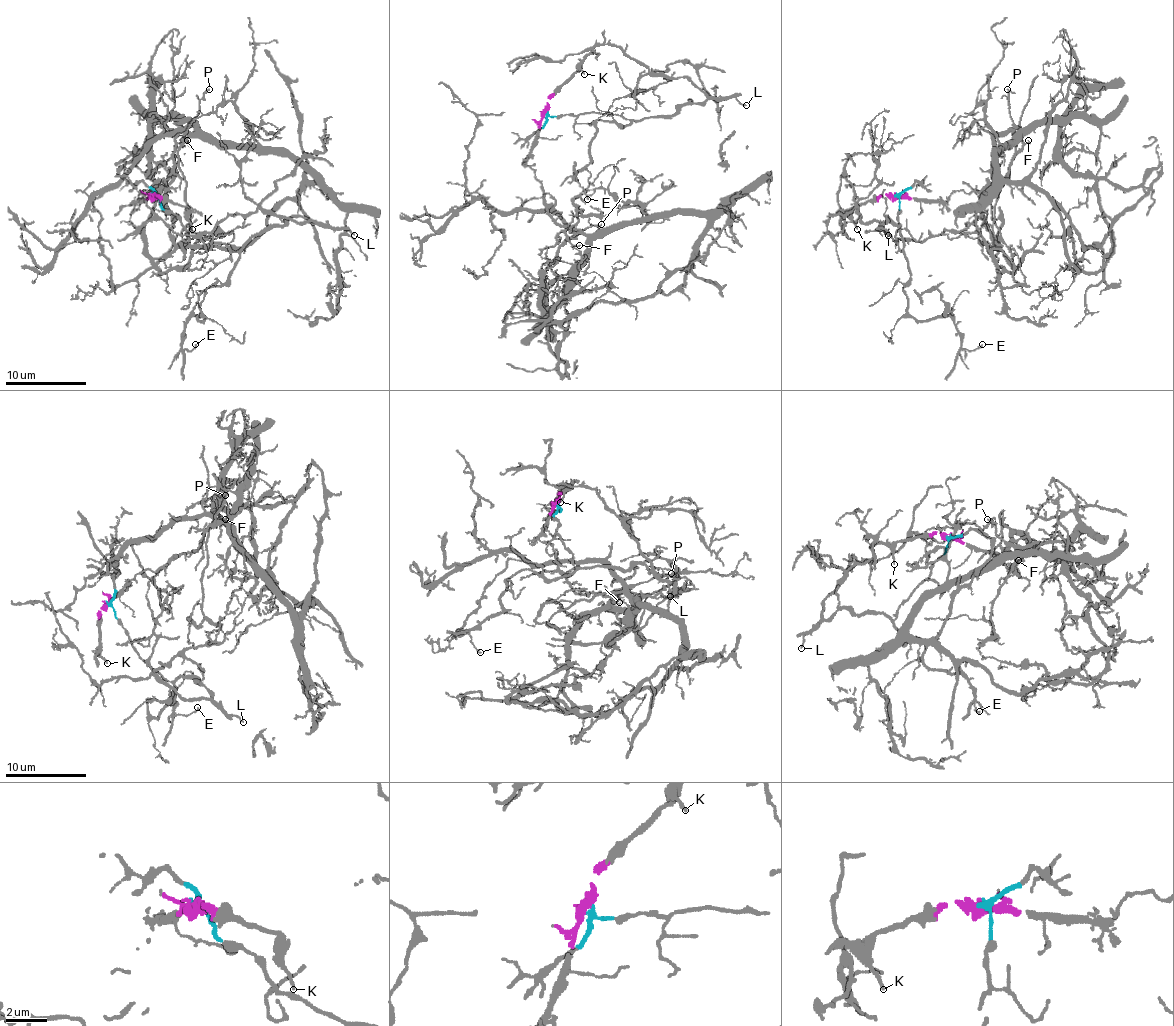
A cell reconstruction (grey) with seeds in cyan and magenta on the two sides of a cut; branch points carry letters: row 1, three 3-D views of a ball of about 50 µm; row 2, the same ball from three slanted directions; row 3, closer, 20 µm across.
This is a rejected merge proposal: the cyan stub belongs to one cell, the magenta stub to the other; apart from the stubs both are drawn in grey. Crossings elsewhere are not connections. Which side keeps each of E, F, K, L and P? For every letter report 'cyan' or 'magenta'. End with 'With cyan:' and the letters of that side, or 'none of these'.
E: cyan
F: magenta
K: magenta
L: cyan
P: magenta
With cyan: E, L

